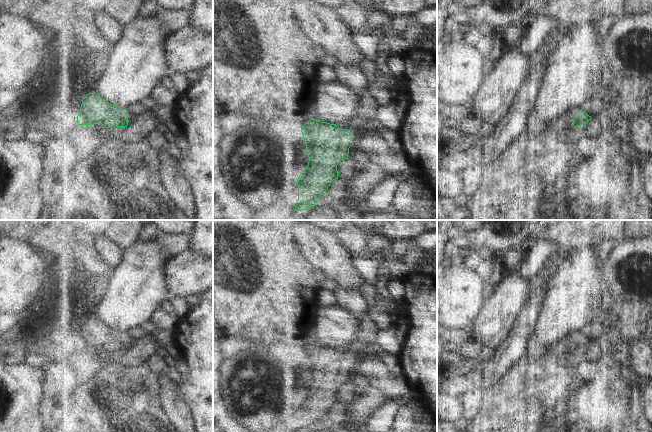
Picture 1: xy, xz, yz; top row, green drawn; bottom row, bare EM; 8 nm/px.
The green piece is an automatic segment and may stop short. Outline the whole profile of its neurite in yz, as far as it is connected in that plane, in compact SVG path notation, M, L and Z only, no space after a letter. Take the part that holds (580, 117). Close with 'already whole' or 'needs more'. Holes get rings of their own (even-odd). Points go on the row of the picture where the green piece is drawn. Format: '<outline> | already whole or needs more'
M582 110L576 113L564 113L562 116L557 118L552 126L551 131L560 135L566 135L565 133L565 121L572 120L573 125L578 127L582 124L587 123L592 117L589 116L587 113L583 112Z | needs more

